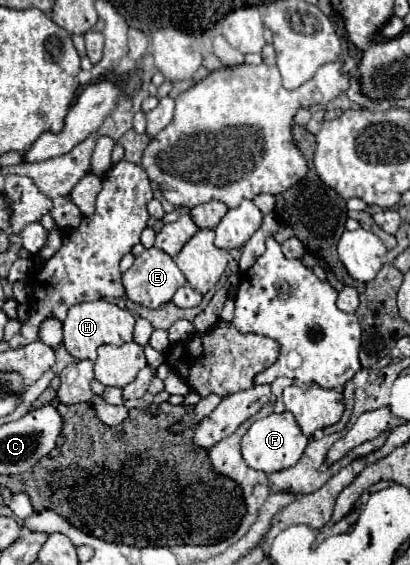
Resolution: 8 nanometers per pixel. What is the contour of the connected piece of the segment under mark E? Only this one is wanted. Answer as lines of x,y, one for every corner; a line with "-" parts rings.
155,247
145,249
135,259
131,269
123,273
123,285
127,297
151,309
169,303
175,291
185,283
187,279
179,271
175,261

